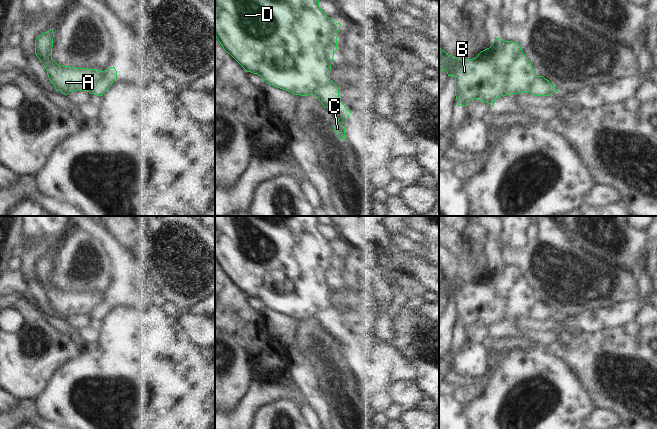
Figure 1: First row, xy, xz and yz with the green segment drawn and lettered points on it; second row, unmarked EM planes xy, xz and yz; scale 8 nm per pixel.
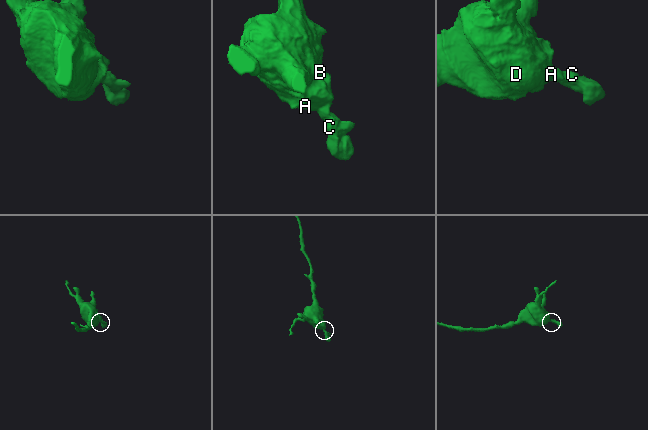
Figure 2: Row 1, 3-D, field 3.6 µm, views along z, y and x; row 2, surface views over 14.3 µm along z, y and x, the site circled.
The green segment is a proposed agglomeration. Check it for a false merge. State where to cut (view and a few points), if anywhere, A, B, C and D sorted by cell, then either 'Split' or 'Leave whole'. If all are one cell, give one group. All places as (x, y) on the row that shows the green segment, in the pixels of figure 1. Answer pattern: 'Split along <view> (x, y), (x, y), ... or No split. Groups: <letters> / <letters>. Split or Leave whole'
Split along xy (103, 71), (103, 75), (88, 90). Groups: A B D / C. Split.

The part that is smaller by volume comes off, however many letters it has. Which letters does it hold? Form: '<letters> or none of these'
C

